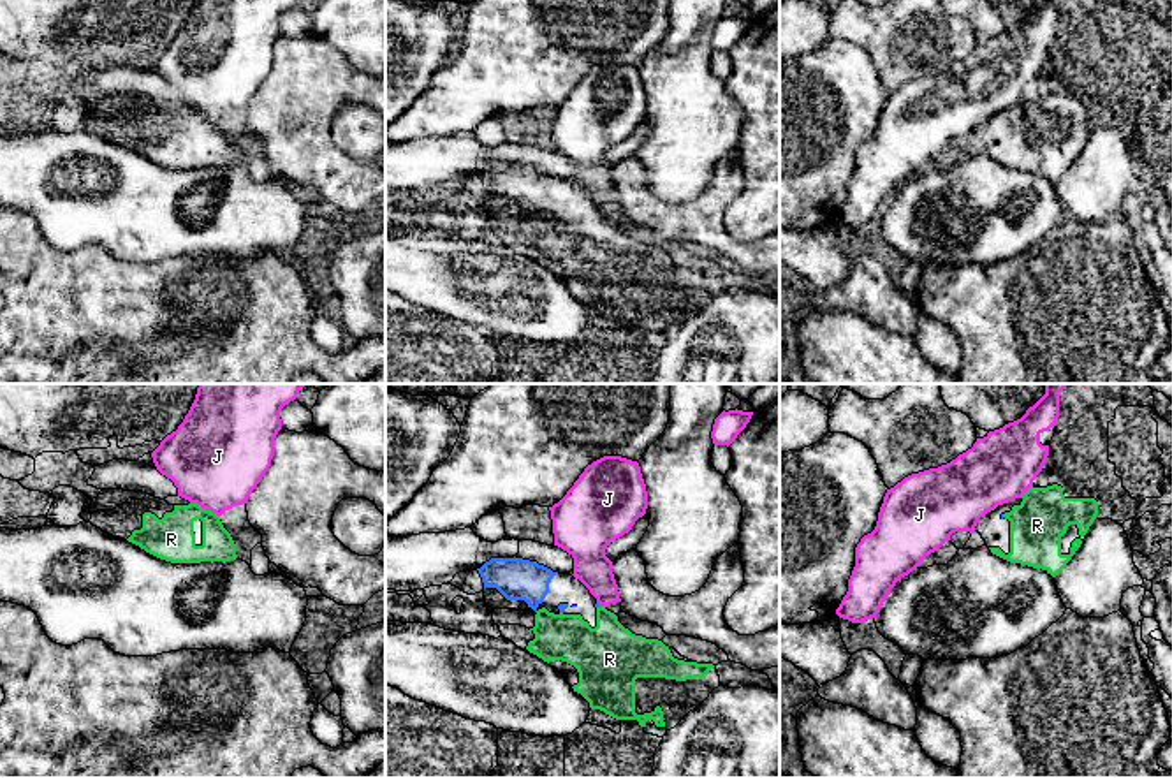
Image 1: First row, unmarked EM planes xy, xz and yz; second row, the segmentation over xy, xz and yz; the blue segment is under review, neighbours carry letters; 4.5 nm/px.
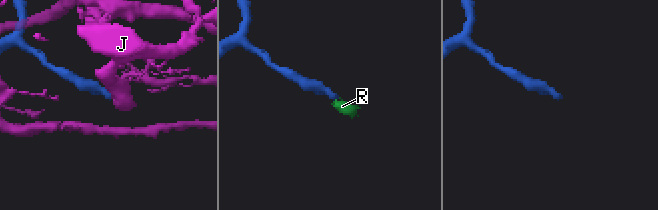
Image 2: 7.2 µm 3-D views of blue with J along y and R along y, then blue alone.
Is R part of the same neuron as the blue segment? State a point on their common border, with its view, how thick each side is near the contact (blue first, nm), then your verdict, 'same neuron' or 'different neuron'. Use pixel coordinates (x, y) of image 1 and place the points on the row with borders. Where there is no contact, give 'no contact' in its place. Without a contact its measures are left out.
no contact; same neuron

